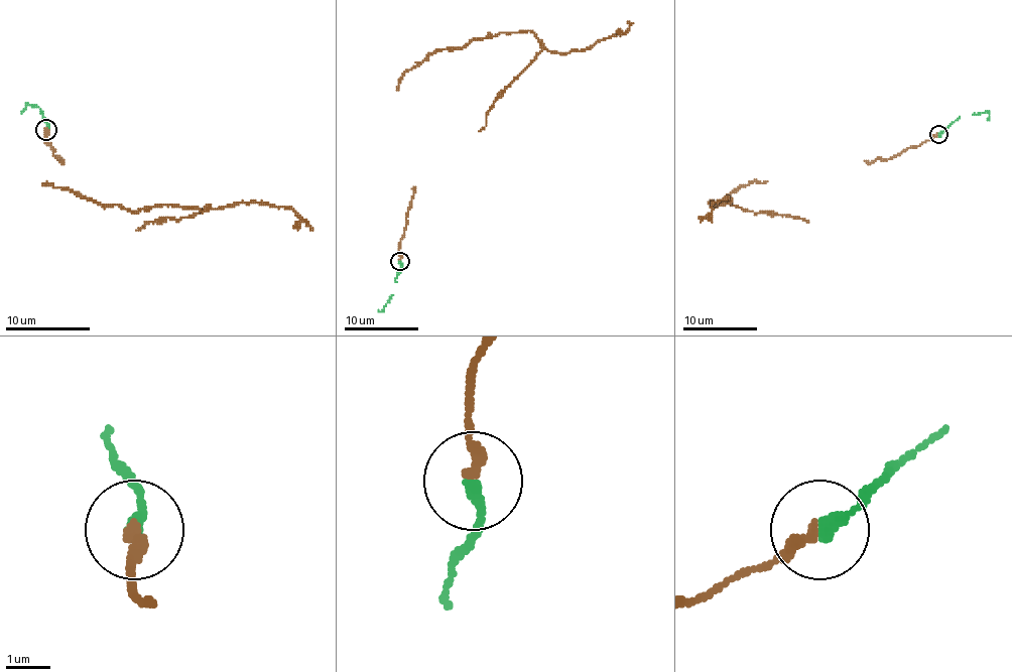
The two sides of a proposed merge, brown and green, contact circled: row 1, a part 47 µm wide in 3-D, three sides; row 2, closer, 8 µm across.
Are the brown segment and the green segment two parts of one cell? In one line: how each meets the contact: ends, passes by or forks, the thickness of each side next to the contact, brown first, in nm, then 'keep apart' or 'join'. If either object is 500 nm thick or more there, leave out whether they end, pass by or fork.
brown ends; green ends; calibres 320 and 320 nm; join

